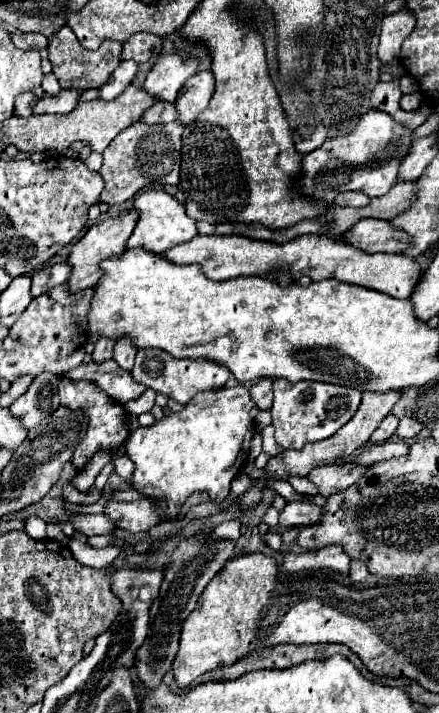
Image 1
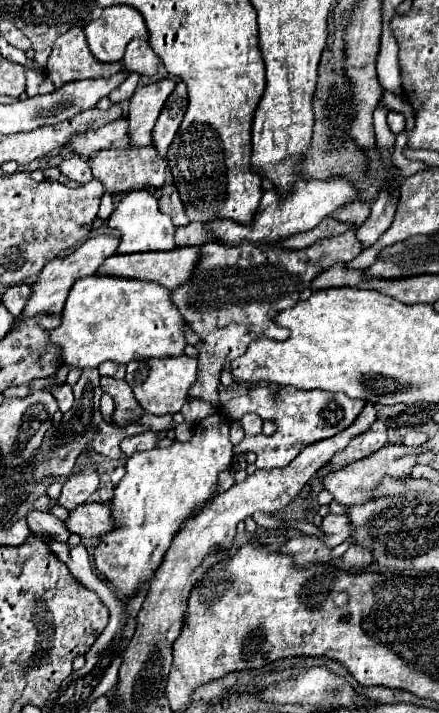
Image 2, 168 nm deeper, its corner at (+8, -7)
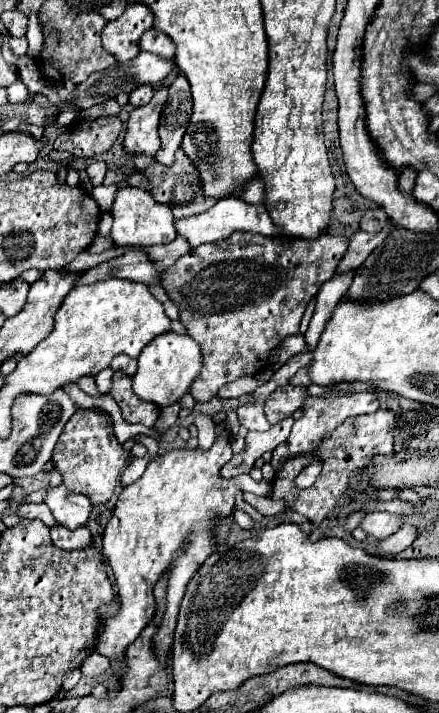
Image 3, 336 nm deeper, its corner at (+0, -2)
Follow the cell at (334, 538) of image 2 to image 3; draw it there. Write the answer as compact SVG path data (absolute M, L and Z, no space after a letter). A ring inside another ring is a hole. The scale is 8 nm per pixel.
M370 513L364 517L360 527L368 533L374 535L378 541L384 541L386 537L394 535L400 529L400 517L392 513Z

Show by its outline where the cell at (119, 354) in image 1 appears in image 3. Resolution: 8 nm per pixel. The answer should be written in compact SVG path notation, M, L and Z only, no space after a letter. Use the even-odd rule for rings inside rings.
M118 355L114 361L112 361L112 365L110 365L114 371L122 371L122 373L126 373L126 375L134 375L136 373L136 369L138 369L138 361L136 359L132 359L132 357L126 357L126 355Z

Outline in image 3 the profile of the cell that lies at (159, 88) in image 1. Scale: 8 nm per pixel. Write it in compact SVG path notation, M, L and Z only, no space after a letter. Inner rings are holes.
M160 87L154 93L154 99L144 105L144 107L136 107L130 113L128 119L128 127L126 127L126 135L124 135L124 151L130 155L148 155L154 157L158 147L160 147L160 139L158 139L158 121L160 121L160 111L164 107L168 99L168 89Z

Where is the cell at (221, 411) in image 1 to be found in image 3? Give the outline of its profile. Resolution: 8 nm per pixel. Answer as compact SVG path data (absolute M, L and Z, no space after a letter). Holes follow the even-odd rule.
M218 437L216 443L212 445L210 451L202 449L184 449L184 451L170 451L164 455L158 455L154 461L150 461L148 469L144 475L124 487L124 491L118 497L118 503L114 507L114 515L108 521L104 529L104 547L102 553L108 561L108 565L114 571L114 581L118 587L118 599L120 599L120 609L114 617L102 617L98 637L96 637L96 653L106 655L112 661L112 681L116 687L122 685L122 677L126 675L126 649L128 645L142 633L142 629L154 619L156 615L156 601L152 595L154 585L158 579L168 573L168 591L166 591L166 611L162 615L162 623L158 625L158 633L154 635L154 653L160 663L166 663L172 655L172 639L174 639L174 629L176 629L176 617L180 609L180 601L184 597L186 585L190 583L192 575L200 569L200 565L216 551L214 545L214 527L218 517L228 517L234 511L234 497L238 491L250 491L256 493L258 497L266 497L270 491L270 483L266 479L254 481L250 475L240 475L236 479L222 479L220 469L222 465L232 459L232 449L230 449L230 439L228 437Z

